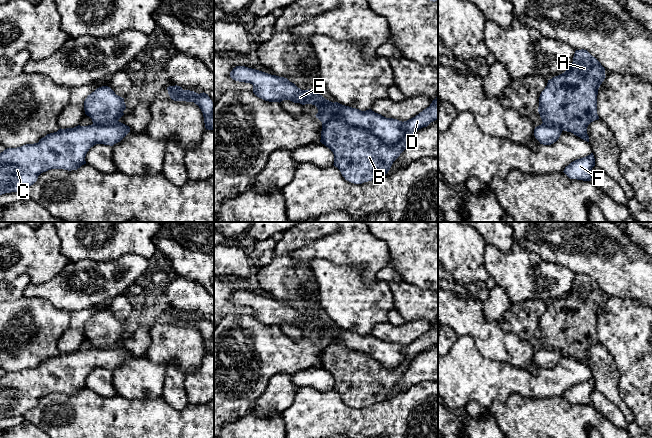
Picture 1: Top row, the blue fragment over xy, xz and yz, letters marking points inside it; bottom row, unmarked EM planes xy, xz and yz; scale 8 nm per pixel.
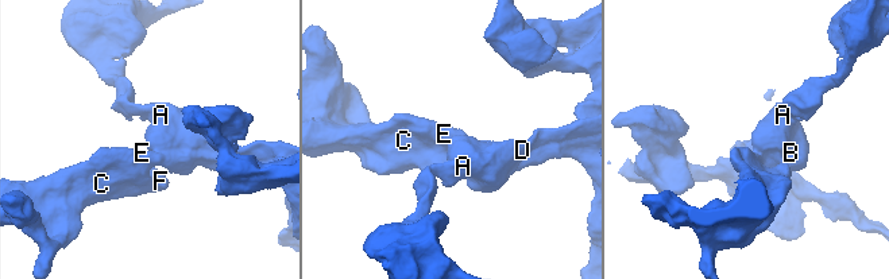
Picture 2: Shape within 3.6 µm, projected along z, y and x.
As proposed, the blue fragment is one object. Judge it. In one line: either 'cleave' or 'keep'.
cleave

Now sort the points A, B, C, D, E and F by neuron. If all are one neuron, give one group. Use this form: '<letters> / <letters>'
A B D / C E F

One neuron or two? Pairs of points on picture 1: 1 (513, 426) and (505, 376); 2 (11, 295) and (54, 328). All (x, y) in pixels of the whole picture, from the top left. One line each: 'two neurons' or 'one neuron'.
1: two neurons
2: two neurons

